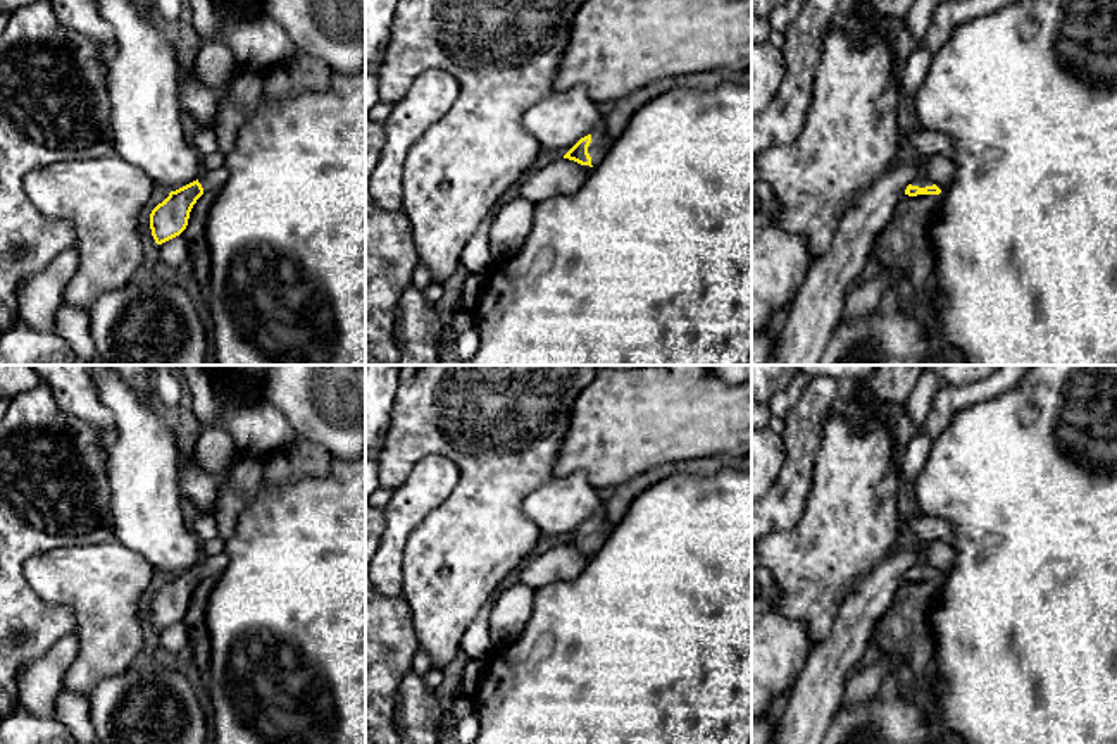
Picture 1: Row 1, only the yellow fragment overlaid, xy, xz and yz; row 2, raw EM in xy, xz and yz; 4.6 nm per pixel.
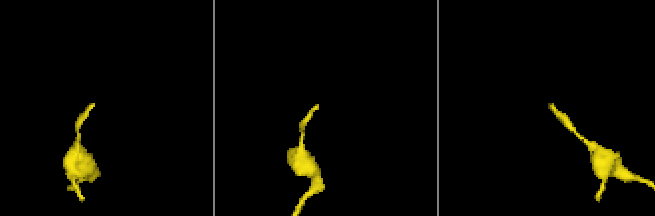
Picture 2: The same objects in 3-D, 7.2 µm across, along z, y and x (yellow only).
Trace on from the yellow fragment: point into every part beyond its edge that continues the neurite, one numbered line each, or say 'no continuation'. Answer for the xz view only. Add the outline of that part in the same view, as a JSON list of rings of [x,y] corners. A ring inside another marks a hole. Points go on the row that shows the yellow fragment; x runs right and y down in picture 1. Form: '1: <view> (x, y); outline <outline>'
1: xz (599, 147); outline [[[596,129],[593,134],[591,134],[591,143],[588,146],[588,153],[591,157],[591,165],[595,167],[602,158],[603,155],[608,152],[610,148],[610,143],[614,140],[607,140],[602,133],[602,129]]]

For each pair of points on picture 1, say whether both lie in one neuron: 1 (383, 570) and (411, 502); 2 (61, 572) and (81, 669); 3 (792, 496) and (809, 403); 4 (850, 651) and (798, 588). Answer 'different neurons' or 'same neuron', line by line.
1: same neuron
2: same neuron
3: same neuron
4: different neurons

